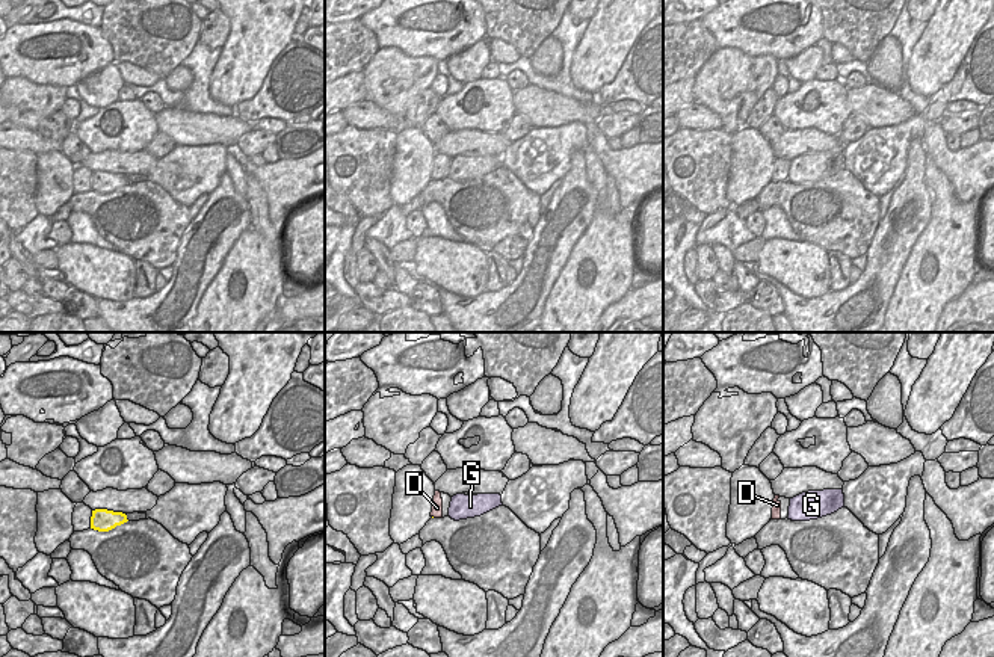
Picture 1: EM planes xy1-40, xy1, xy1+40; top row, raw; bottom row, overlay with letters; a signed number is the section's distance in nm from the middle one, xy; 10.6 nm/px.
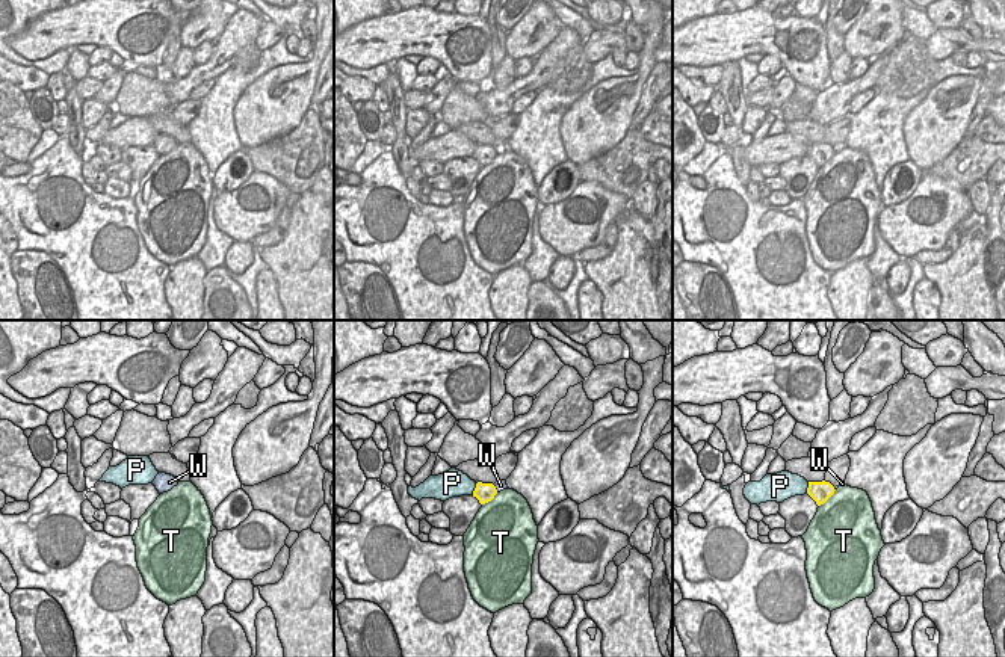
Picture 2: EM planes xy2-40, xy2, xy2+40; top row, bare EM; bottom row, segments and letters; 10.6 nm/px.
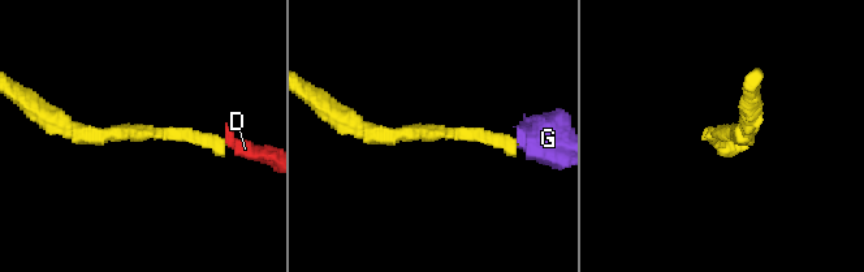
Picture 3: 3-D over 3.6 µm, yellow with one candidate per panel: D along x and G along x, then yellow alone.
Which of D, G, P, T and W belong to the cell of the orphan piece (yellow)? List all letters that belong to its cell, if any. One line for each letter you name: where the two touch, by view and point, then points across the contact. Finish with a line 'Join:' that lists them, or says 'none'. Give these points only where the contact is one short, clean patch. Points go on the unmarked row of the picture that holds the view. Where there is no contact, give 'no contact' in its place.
G: no contact
W: xy2 (494, 150) | across xy2 (484, 154), (494, 150), (500, 147)
Join: G, W

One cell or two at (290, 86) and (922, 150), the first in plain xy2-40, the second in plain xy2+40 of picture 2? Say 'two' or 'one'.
one

